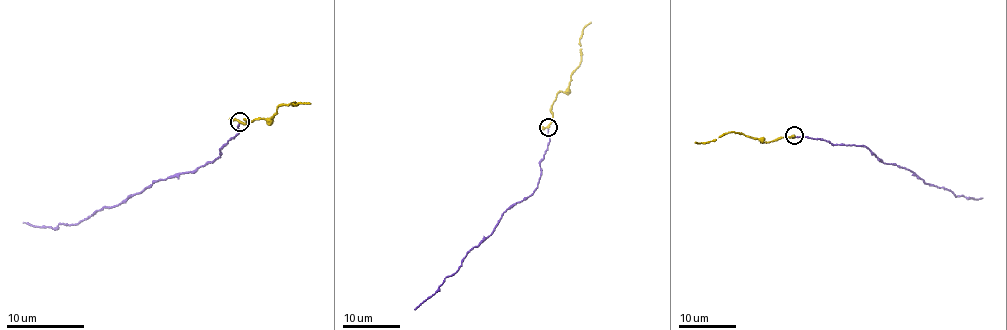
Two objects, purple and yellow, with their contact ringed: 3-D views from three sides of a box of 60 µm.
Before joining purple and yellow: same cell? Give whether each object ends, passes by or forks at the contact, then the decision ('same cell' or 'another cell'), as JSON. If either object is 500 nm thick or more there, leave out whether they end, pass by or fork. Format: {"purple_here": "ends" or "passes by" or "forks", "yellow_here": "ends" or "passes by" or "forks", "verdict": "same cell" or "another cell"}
{"purple_here": "ends", "yellow_here": "passes by", "verdict": "same cell"}

